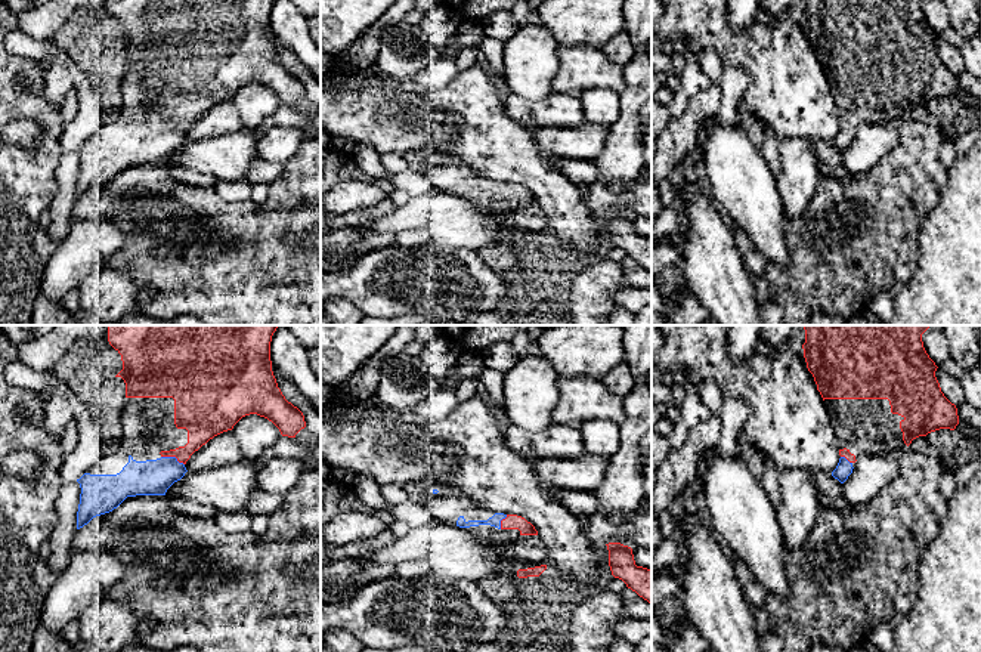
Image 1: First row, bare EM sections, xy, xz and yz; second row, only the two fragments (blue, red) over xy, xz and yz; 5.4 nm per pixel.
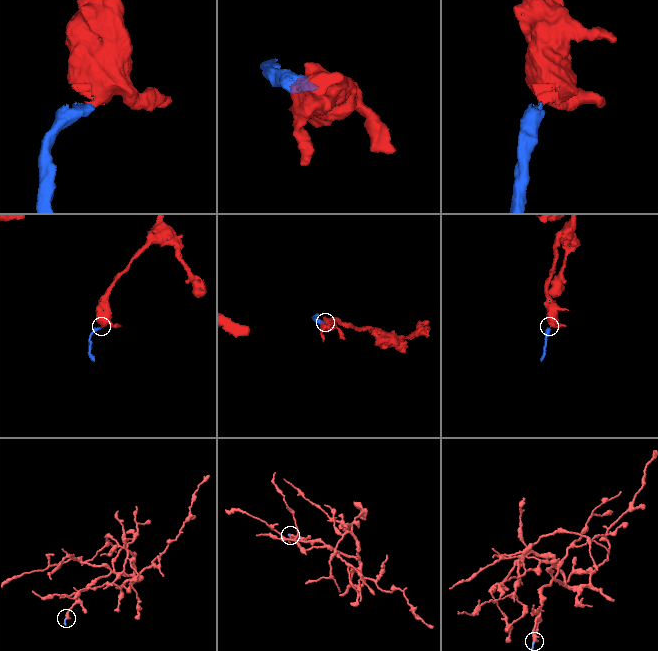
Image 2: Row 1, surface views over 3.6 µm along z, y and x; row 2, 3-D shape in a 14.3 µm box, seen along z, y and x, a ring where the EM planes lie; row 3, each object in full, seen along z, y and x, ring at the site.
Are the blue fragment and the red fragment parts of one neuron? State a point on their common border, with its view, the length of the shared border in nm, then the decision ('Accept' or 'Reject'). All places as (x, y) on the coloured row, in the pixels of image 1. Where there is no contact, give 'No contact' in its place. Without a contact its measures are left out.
Touches blue at xy (173, 457). Shared border 140 nm. Accept

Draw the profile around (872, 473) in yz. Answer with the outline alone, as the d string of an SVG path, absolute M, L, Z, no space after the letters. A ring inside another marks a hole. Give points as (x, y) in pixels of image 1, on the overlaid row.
M897 455L860 457L852 473L842 483L842 495L852 507L867 504L898 475Z

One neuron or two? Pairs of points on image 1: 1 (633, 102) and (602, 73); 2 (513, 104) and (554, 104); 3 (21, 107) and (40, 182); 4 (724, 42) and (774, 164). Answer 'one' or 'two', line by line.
1: two
2: one
3: one
4: two

